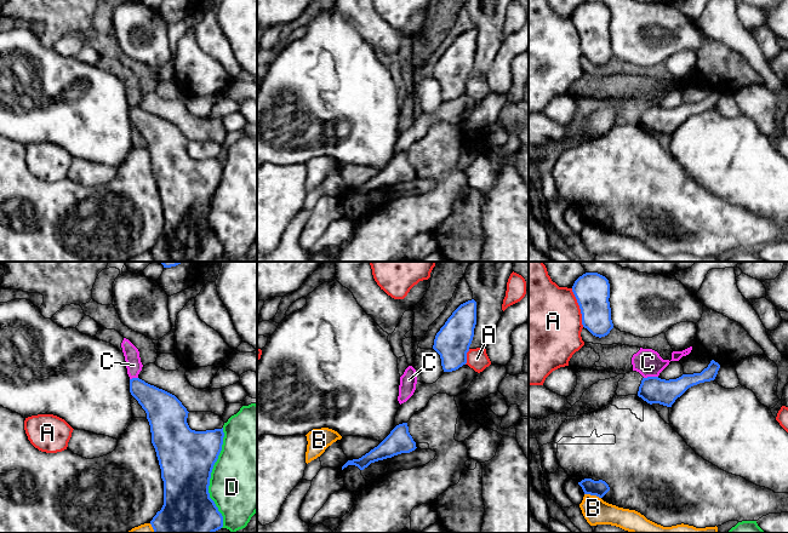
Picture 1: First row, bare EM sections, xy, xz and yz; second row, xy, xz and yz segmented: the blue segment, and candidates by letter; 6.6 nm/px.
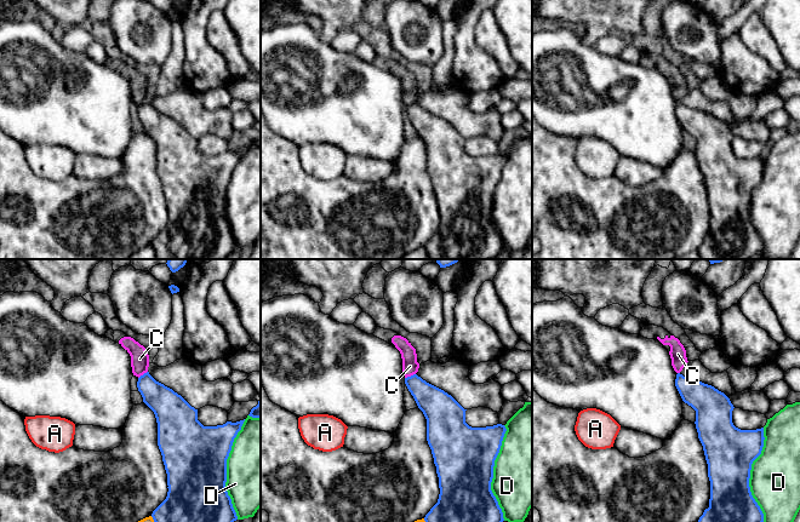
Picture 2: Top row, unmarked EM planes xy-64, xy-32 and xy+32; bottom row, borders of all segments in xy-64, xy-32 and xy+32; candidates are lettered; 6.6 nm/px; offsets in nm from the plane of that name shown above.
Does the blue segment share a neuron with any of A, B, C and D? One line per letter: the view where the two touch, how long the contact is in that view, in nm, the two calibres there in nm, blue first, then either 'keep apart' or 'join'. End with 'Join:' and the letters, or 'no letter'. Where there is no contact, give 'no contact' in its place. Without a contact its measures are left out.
A: meets blue in yz; contact 260 nm long; 240 nm thick on the blue side, 500 nm on the other; keep apart
B: meets blue in yz; contact 120 nm long; 110 nm thick on the blue side, 170 nm on the other; keep apart
C: meets blue in yz; contact 100 nm long; 180 nm thick on the blue side, 180 nm on the other; keep apart
D: meets blue in xy; contact 650 nm long; 360 nm thick on the blue side, 460 nm on the other; keep apart
Join: no letter

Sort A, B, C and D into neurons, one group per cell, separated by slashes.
A / B / C / D

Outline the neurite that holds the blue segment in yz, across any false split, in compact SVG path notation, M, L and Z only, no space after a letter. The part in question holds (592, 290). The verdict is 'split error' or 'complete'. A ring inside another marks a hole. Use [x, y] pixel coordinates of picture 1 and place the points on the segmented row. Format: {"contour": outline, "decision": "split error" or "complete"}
{"contour": "M598 273L579 276L572 292L582 314L582 325L595 337L605 337L613 328L610 308L609 280Z", "decision": "complete"}

